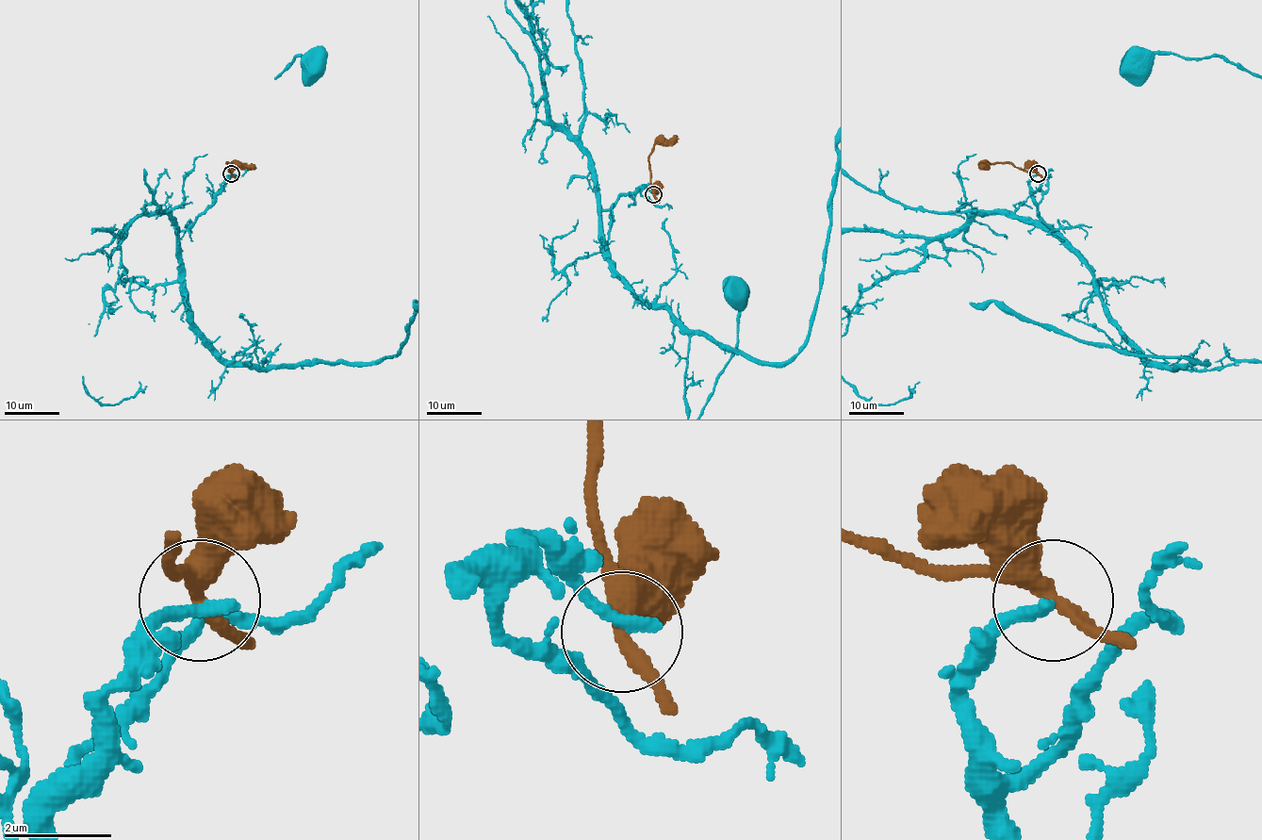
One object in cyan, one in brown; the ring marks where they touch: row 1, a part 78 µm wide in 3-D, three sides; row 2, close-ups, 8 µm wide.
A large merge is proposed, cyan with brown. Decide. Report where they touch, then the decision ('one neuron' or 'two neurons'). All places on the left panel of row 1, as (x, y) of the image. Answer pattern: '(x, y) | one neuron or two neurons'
(231, 173) | two neurons

